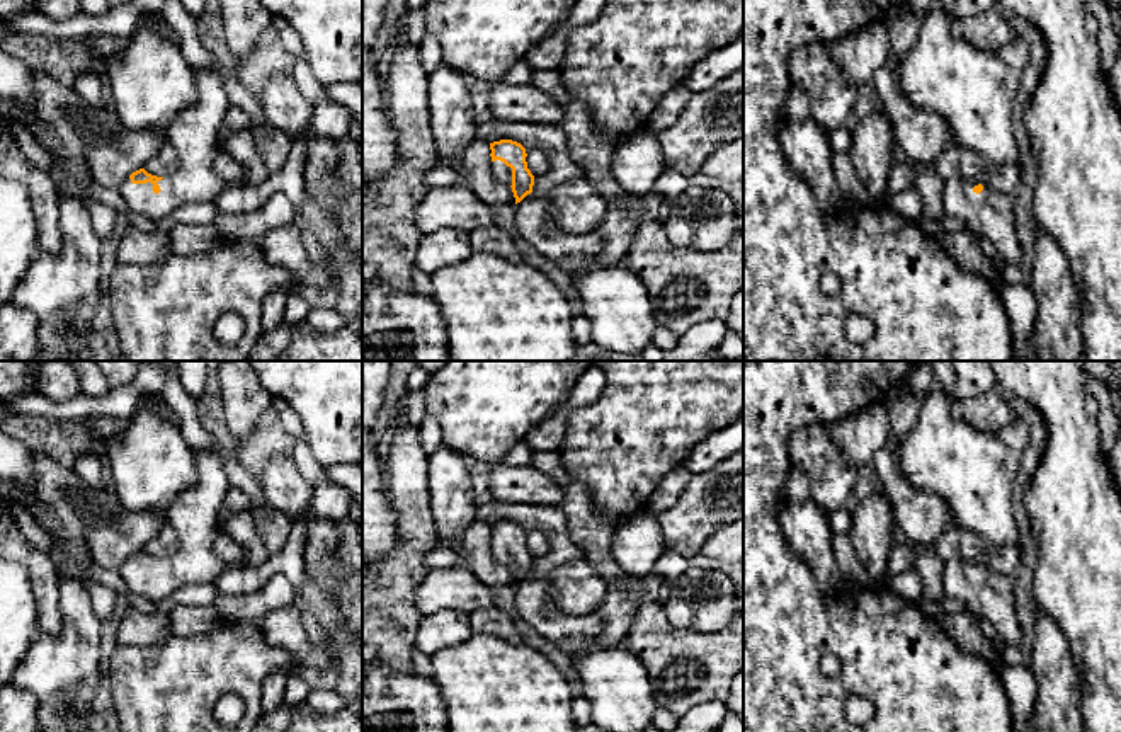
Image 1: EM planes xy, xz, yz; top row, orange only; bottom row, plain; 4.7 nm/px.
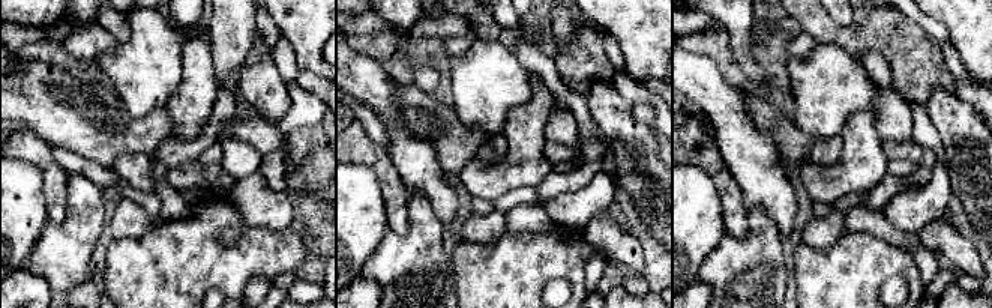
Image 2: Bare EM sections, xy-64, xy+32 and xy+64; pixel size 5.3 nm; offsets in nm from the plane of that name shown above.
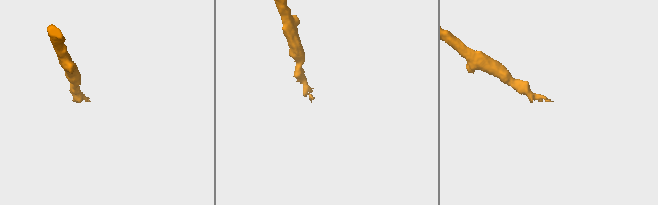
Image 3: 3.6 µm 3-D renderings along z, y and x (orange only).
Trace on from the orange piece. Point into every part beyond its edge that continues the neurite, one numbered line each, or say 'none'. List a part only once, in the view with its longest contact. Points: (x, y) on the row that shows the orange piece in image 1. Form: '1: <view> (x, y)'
1: xy (193, 133)

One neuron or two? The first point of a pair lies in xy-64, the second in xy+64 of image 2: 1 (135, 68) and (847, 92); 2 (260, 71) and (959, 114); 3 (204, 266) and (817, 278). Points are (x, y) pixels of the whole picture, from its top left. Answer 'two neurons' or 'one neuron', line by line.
1: one neuron
2: one neuron
3: one neuron

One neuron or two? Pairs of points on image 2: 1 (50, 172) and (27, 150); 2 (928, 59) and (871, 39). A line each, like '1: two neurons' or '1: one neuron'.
1: one neuron
2: one neuron

